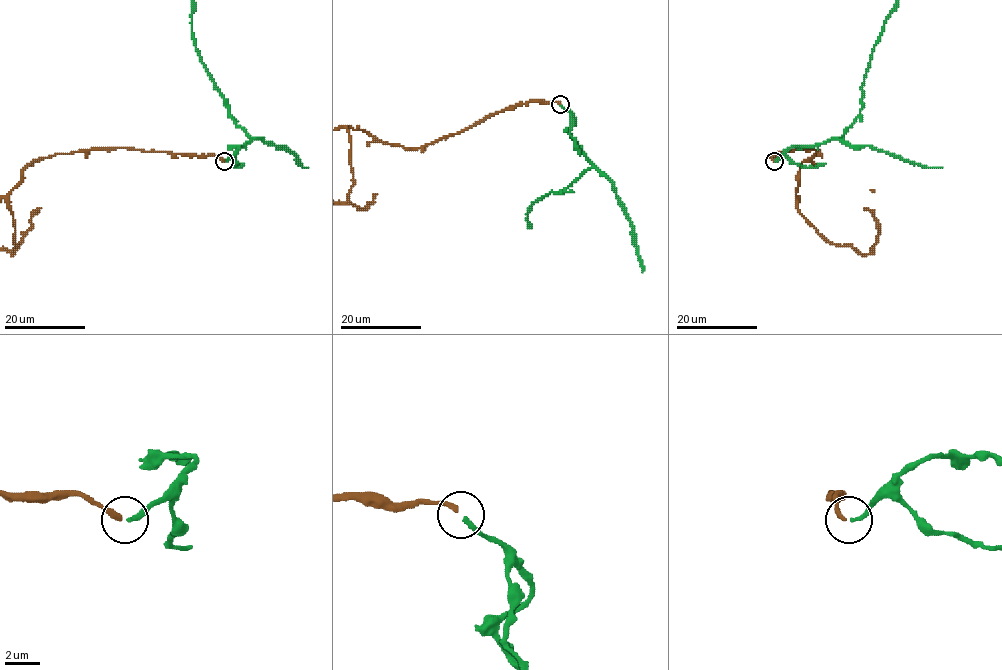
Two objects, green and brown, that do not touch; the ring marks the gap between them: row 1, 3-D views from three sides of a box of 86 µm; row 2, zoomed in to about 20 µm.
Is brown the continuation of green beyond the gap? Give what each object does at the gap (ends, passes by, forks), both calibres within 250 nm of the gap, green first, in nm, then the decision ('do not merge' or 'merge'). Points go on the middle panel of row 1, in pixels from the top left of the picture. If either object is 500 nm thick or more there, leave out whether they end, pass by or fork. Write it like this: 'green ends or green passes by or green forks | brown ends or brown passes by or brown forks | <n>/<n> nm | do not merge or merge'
green ends | brown ends | 240/280 nm | merge

